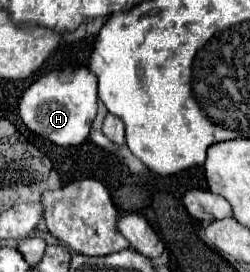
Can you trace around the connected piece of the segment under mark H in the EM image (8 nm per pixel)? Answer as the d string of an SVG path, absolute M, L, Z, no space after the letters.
M87 68L69 72L49 72L33 82L19 102L19 116L29 130L41 134L57 146L77 146L87 140L97 116L97 78Z

